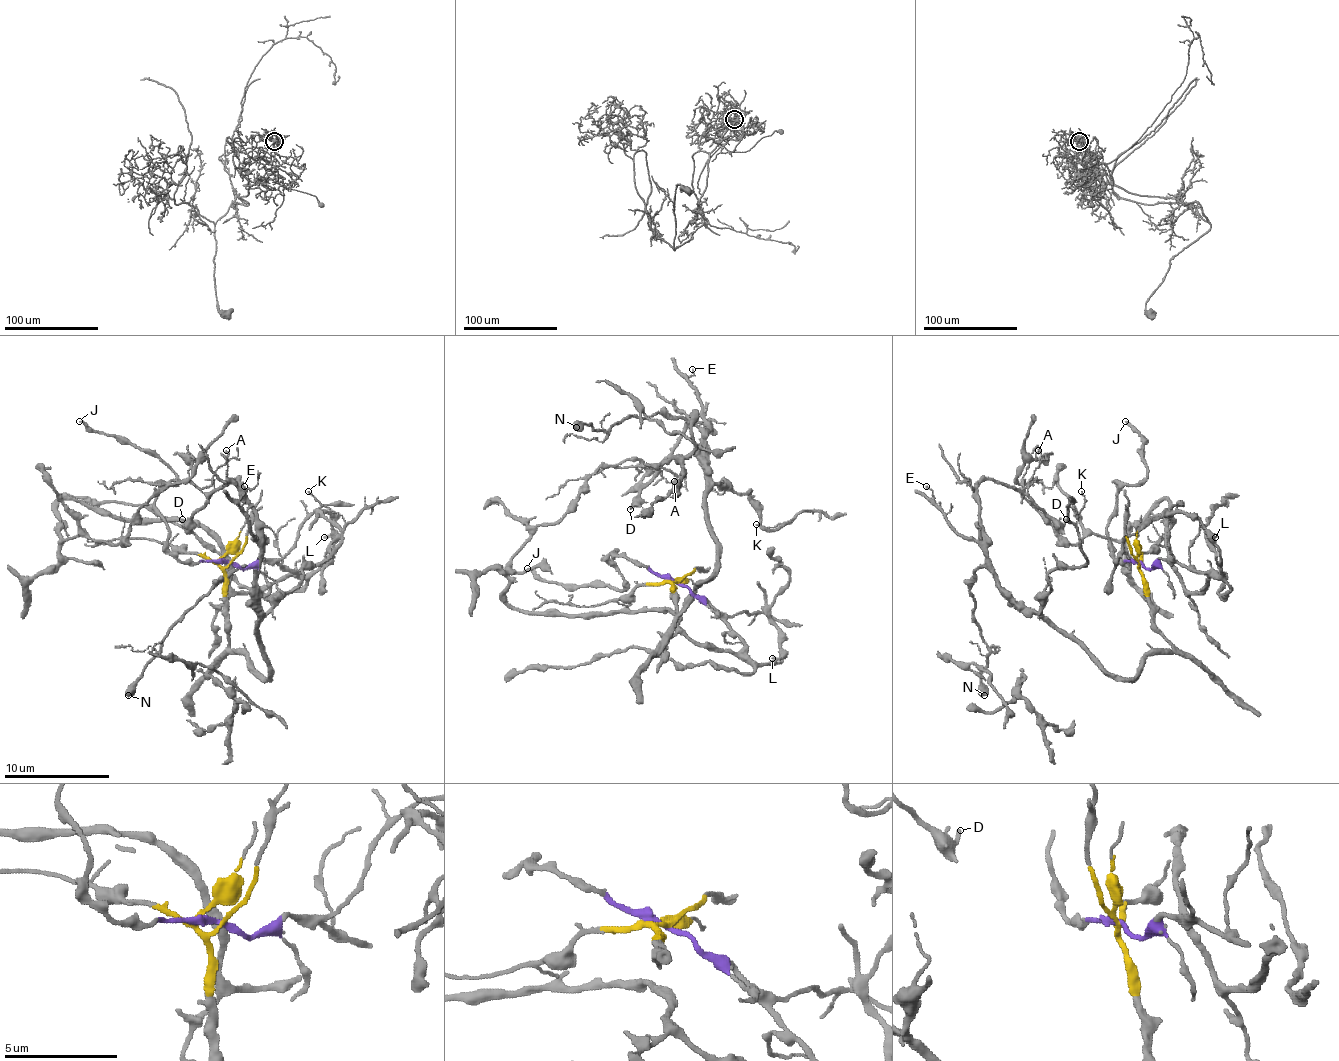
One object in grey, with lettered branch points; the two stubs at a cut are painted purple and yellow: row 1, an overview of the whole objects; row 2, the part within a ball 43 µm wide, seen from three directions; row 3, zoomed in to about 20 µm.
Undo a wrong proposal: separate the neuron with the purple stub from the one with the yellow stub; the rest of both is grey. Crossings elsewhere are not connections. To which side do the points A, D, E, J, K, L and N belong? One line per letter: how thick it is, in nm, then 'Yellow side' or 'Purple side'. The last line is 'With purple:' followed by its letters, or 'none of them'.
A: Thickness 130 nm. Yellow side
D: Thickness 240 nm. Yellow side
E: Thickness 90 nm. Yellow side
J: Thickness 190 nm. Purple side
K: Thickness 110 nm. Yellow side
L: Thickness 180 nm. Purple side
N: Thickness 600 nm. Yellow side
With purple: J, L

